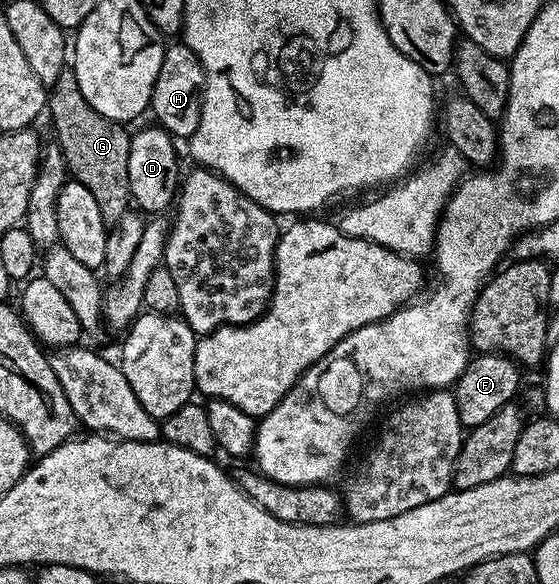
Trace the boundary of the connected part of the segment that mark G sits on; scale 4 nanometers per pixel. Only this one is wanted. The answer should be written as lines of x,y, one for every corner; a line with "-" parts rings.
64,68
61,76
57,76
57,80
49,87
46,113
51,114
54,141
63,150
70,177
85,184
85,188
93,192
101,208
101,216
108,224
121,220
121,216
129,213
133,206
129,192
131,134
128,127
101,116
101,112
97,112
97,108
85,100
81,84
77,84
77,76
71,68

